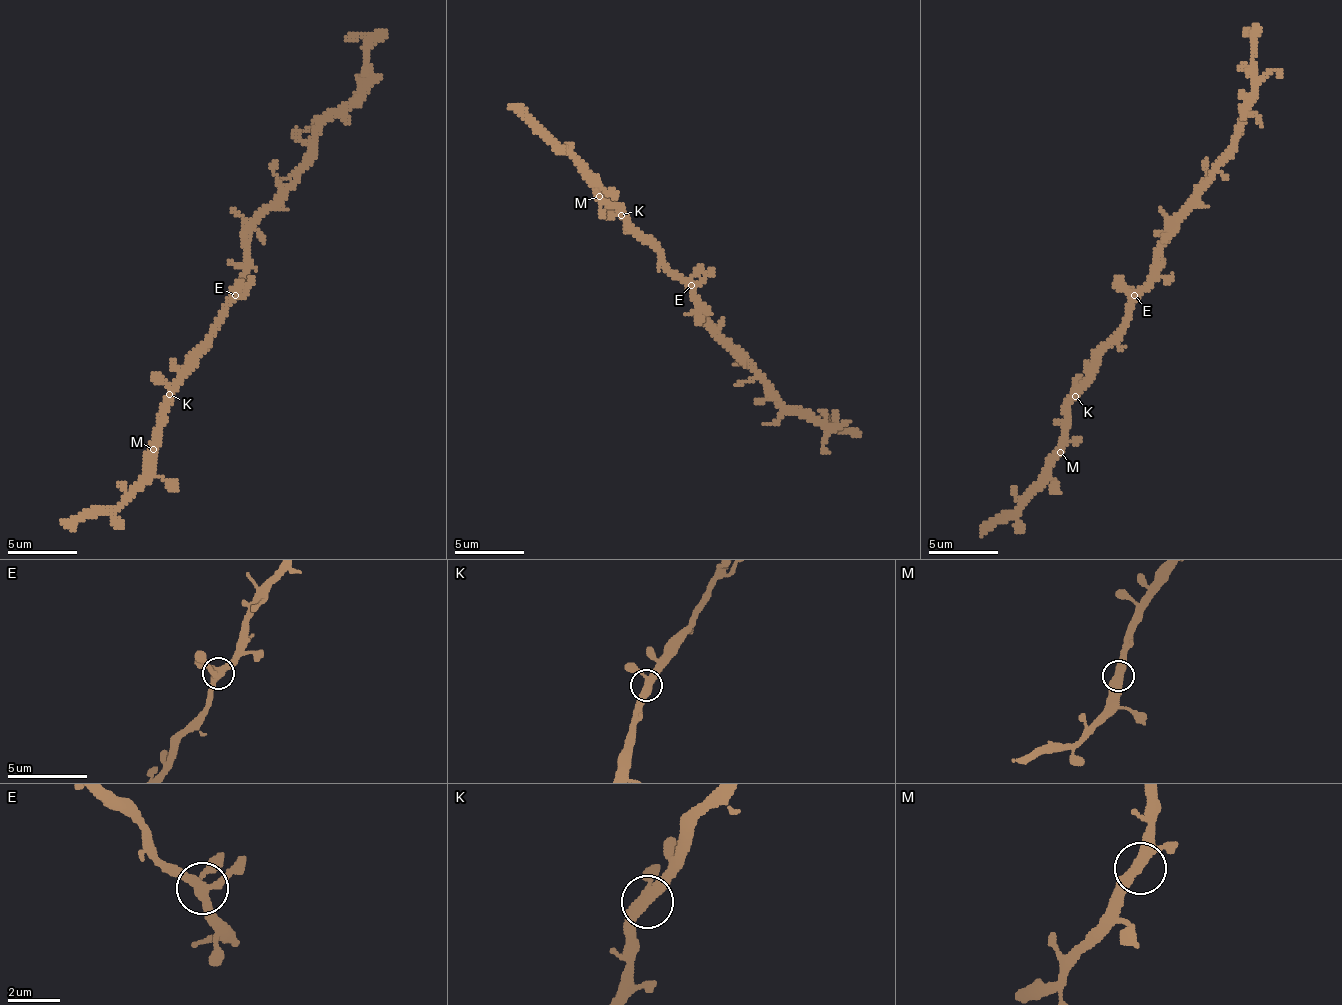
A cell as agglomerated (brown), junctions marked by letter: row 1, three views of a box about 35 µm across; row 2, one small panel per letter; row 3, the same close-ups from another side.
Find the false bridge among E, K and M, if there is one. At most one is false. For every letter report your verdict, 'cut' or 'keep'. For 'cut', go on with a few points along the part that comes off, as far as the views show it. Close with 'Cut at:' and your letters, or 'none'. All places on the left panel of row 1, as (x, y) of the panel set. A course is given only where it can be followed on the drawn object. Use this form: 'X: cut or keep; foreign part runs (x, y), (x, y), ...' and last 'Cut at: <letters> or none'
E: keep
K: keep
M: keep
Cut at: none

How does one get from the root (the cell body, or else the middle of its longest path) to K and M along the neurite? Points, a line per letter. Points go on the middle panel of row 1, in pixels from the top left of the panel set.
K: (694, 293), (672, 275), (663, 257), (641, 239), (621, 215)
M: (694, 293), (672, 275), (663, 257), (633, 232), (623, 214), (599, 196)

